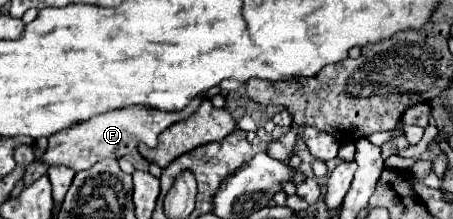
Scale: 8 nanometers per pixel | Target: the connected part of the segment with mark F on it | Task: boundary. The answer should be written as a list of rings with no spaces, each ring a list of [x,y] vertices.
[[[195,98],[181,112],[163,112],[163,110],[155,110],[155,108],[131,106],[131,108],[119,108],[119,110],[111,110],[107,114],[93,116],[91,120],[85,120],[83,124],[73,124],[71,128],[65,128],[63,132],[49,136],[49,146],[47,146],[45,154],[35,162],[41,162],[45,166],[63,164],[63,166],[69,166],[75,172],[79,172],[79,170],[91,168],[95,162],[99,162],[103,158],[121,158],[121,156],[129,154],[133,148],[137,148],[139,142],[145,142],[147,146],[153,148],[153,146],[157,146],[157,136],[167,126],[189,118],[197,106],[199,106],[199,98]]]

